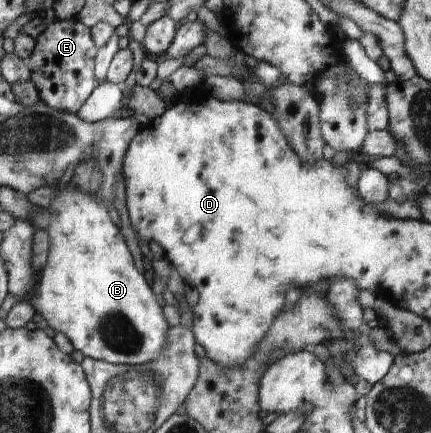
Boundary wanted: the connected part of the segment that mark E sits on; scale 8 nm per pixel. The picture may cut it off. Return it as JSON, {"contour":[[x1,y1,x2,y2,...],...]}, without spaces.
{"contour":[[79,19,49,21,49,25,36,37,36,44,27,67,31,71,30,80,35,84,39,97,47,106,68,114,77,114,87,101,91,92,97,87,94,76,94,57,98,47,93,43,91,30]]}

